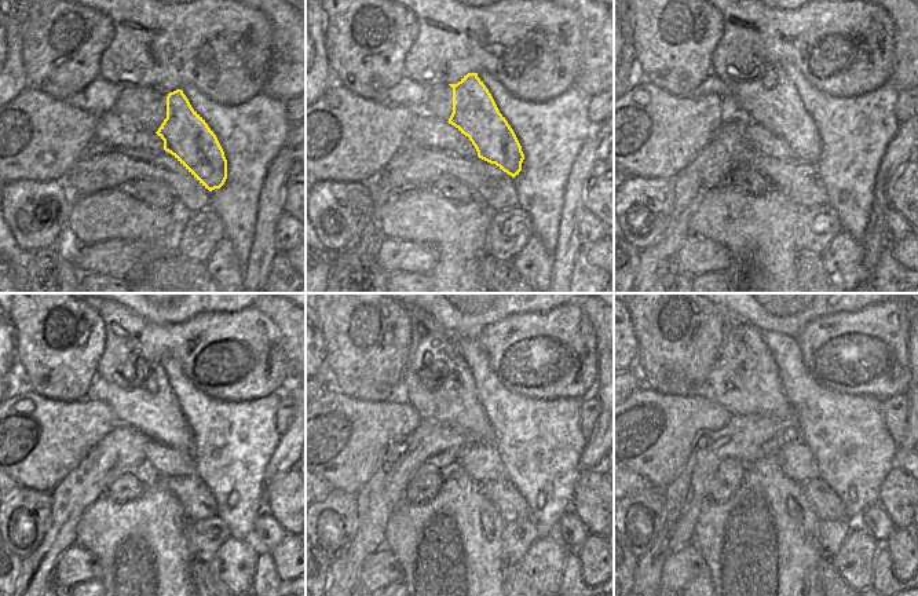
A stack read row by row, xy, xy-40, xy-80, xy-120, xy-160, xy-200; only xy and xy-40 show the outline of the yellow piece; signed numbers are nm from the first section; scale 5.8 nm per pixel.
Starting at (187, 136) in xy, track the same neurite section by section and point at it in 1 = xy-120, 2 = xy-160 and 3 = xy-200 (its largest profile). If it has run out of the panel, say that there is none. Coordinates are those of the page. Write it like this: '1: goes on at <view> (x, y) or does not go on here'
1: goes on at xy-120 (152, 408)
2: goes on at xy-160 (454, 401)
3: goes on at xy-200 (745, 380)

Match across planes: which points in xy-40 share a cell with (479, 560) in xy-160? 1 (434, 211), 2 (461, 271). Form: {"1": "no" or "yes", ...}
{"1": "yes", "2": "yes"}

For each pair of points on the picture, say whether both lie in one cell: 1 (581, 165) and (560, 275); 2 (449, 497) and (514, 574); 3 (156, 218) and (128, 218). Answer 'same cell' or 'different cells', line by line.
1: same cell
2: different cells
3: same cell

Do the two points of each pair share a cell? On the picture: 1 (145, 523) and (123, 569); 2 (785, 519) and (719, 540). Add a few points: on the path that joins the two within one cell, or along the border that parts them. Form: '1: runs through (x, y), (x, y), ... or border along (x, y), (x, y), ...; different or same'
1: runs through (145, 534), (142, 549), (134, 558); same
2: runs through (765, 523), (728, 525); same

